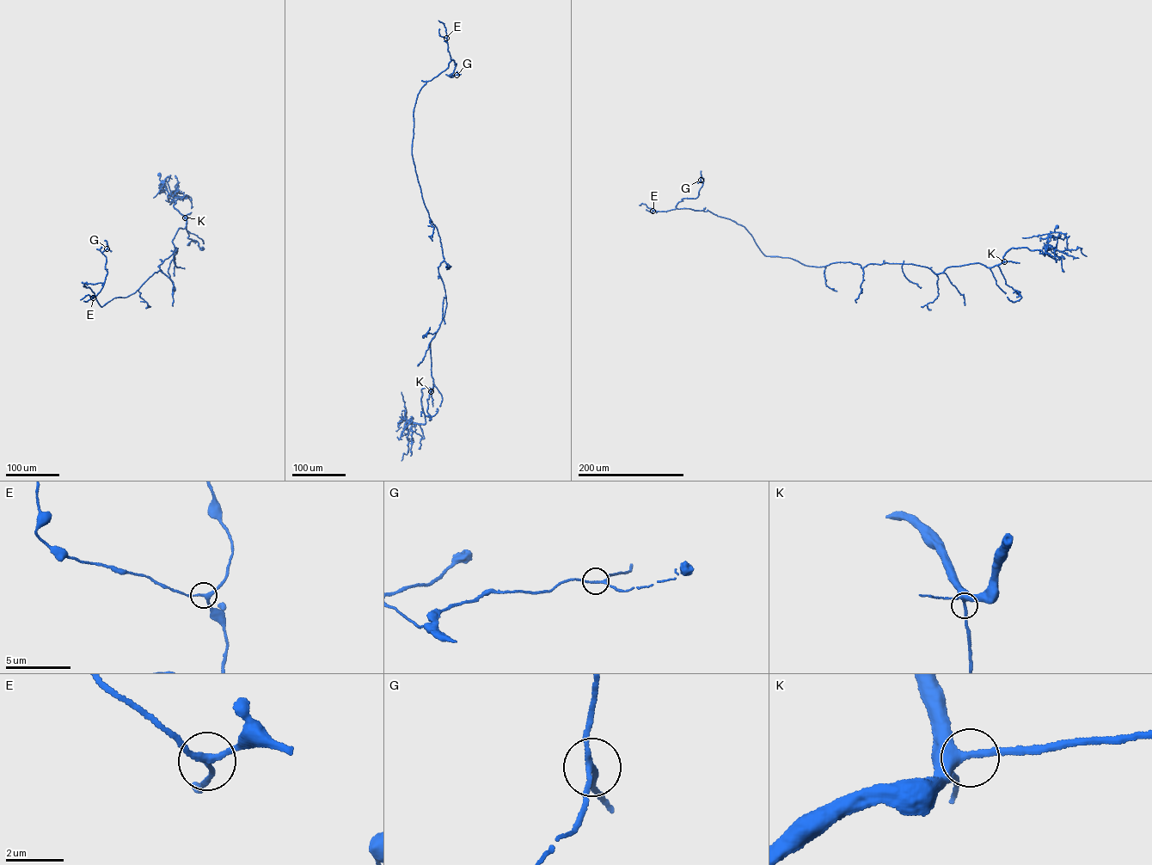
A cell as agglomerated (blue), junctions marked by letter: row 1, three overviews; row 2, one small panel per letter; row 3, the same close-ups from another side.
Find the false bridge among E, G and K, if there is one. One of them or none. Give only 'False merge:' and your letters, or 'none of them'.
False merge: none of them

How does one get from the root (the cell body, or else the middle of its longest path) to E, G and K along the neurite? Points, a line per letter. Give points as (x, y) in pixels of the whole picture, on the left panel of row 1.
E: (159, 174), (186, 196), (173, 205), (186, 220), (176, 252), (101, 307), (86, 283), (102, 283), (93, 297)
G: (159, 174), (186, 196), (162, 272), (101, 307), (83, 286), (103, 285), (107, 248)
K: (159, 174), (159, 180), (168, 193), (174, 197), (186, 198), (186, 195), (176, 200), (173, 205), (185, 217)

